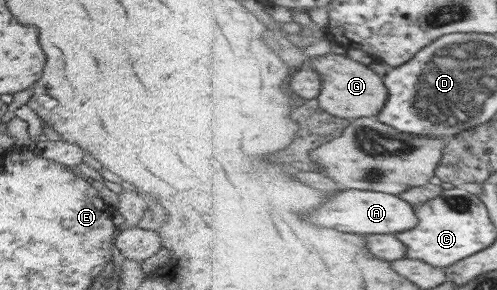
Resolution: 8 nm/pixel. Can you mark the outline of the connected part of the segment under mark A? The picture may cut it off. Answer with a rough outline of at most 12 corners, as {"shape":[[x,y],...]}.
{"shape":[[340,188],[310,222],[343,233],[416,228],[396,194]]}

